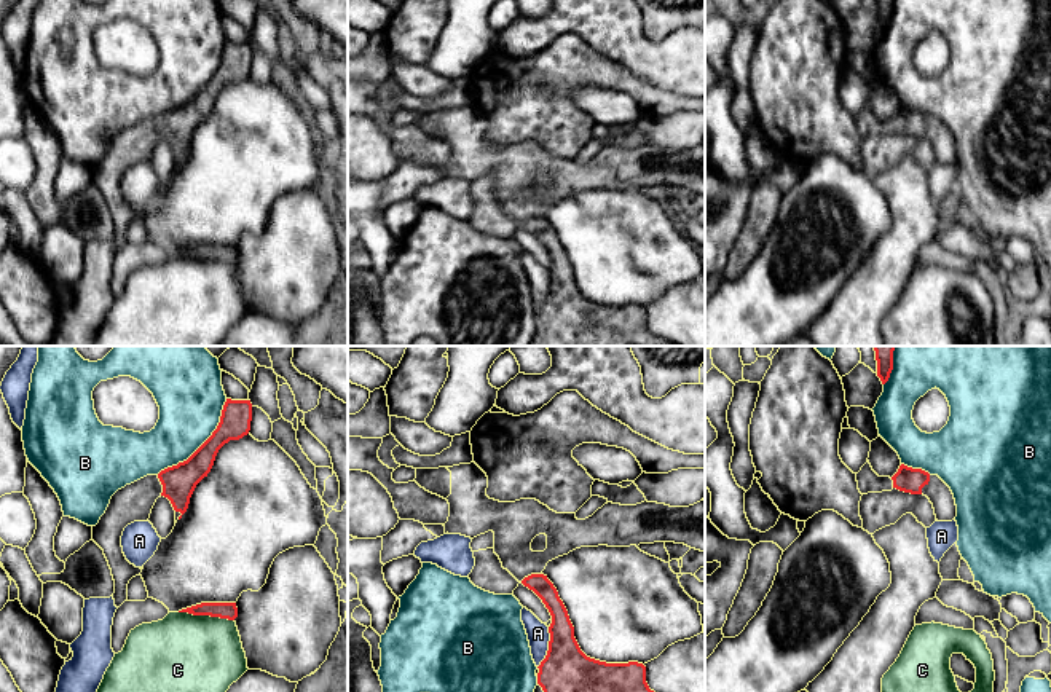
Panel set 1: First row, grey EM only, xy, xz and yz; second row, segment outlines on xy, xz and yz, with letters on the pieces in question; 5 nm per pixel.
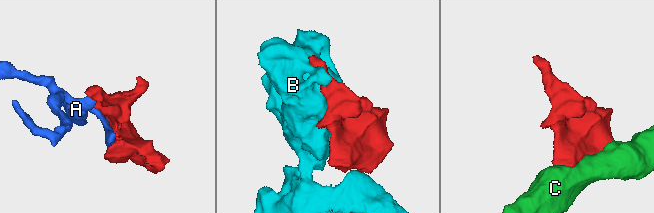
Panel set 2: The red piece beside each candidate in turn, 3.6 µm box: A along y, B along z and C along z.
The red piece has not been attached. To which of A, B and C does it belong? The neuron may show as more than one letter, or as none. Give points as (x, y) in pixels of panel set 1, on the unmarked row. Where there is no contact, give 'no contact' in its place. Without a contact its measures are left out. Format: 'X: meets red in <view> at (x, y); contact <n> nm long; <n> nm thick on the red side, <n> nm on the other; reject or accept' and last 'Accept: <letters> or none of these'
A: meets red in xz at (549, 290); contact 220 nm long; 320 nm thick on the red side, 110 nm on the other; reject
B: meets red in xy at (203, 86); contact 500 nm long; 170 nm thick on the red side, 340 nm on the other; reject
C: meets red in xy at (206, 257); contact 280 nm long; 80 nm thick on the red side, 460 nm on the other; reject
Accept: none of these

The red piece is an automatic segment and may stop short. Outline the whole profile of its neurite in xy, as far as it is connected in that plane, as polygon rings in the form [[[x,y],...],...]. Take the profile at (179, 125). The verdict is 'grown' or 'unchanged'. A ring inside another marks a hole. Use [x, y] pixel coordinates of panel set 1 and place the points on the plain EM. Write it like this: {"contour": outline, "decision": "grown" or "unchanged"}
{"contour": [[[226,41],[220,65],[212,78],[183,105],[147,118],[118,132],[93,169],[93,183],[104,193],[115,223],[115,249],[128,244],[128,226],[142,212],[131,207],[121,190],[121,179],[128,167],[147,164],[158,140],[171,144],[175,155],[187,155],[196,128],[211,115],[218,92],[230,83],[239,83],[250,73],[250,43]]], "decision": "grown"}

